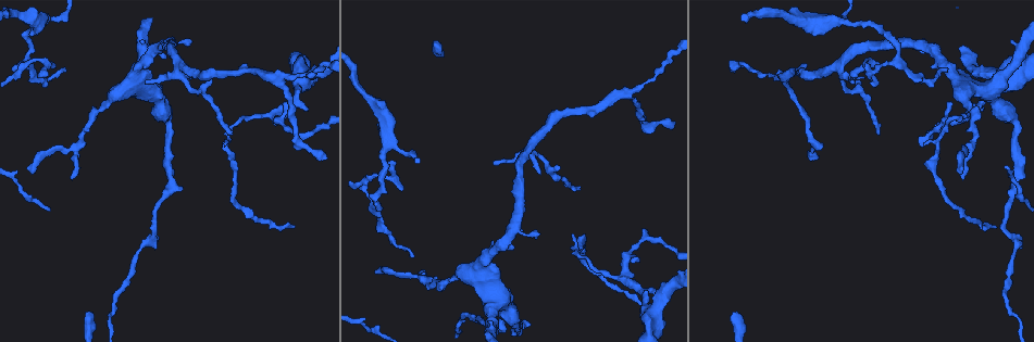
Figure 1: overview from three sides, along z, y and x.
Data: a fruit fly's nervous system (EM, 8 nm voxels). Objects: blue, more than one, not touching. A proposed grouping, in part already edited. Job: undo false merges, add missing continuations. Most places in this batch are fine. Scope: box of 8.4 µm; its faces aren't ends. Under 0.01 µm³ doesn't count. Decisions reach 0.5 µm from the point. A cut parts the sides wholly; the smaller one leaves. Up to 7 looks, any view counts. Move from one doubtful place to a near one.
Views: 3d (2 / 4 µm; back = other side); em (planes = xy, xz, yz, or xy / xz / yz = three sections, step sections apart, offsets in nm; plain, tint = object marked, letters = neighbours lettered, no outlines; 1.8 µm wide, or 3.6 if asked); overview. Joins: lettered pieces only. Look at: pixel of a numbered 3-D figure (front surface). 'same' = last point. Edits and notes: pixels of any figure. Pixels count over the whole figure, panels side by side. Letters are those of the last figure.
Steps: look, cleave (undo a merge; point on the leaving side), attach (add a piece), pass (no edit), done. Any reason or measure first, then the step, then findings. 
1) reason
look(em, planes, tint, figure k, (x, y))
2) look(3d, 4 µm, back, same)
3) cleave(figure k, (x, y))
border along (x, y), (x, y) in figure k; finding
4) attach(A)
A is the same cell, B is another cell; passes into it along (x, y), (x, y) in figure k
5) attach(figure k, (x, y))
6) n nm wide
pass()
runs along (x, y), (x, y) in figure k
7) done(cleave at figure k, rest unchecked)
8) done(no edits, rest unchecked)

free end
look(3d, 4 µm, figure 1, (639, 303))

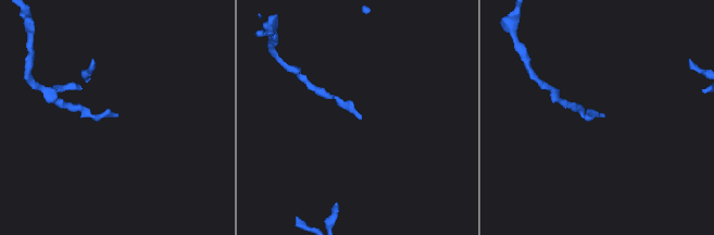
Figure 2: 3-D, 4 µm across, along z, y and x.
now the EM
look(em, planes, plain, figure 2, (362, 118))

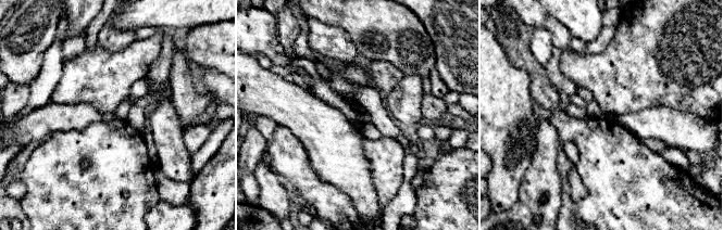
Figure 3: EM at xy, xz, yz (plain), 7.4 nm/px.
what lies round it
look(em, planes, letters, same)

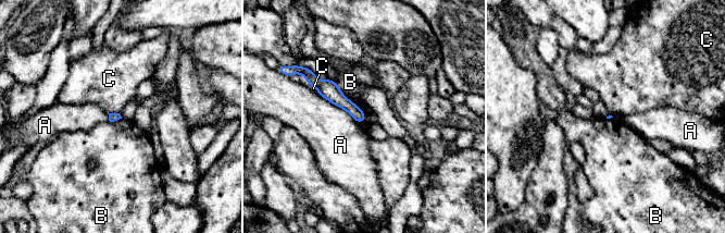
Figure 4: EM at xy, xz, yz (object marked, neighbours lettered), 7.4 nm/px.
pass()
A, B and C are other cells; runs along (311, 80), (328, 89), (362, 119) in figure 4; no lettered piece goes on from it

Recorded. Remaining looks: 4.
look(3d, 4 µm, figure 1, (877, 135))

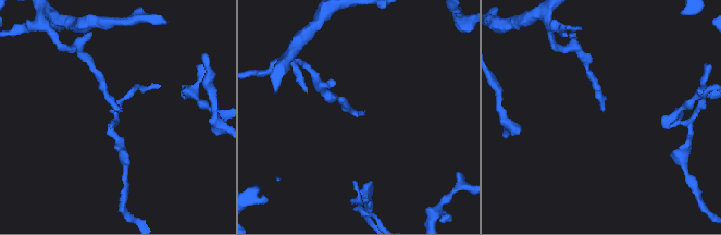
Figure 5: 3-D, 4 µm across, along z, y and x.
look(em, planes, letters, figure 5, (602, 109))

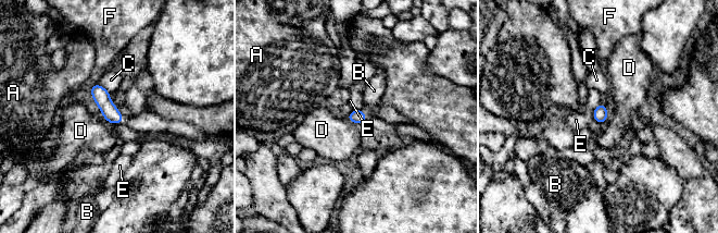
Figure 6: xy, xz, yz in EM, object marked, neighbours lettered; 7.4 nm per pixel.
pass()
A, B, C, D, E and F are other cells; border along (606, 122), (602, 124) in figure 6; no lettered piece goes on from it

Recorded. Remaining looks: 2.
look(em, planes, letters, figure 1, (65, 67))

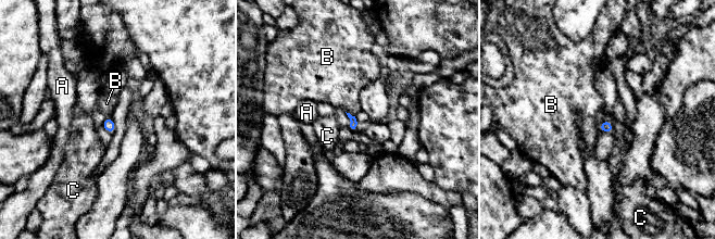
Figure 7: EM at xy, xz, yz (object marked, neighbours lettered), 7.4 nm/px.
pass()
A, B and C are other cells; border along (346, 111), (354, 116) in figure 7; no lettered piece goes on from it

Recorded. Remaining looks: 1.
done(no edits, rest unchecked)

